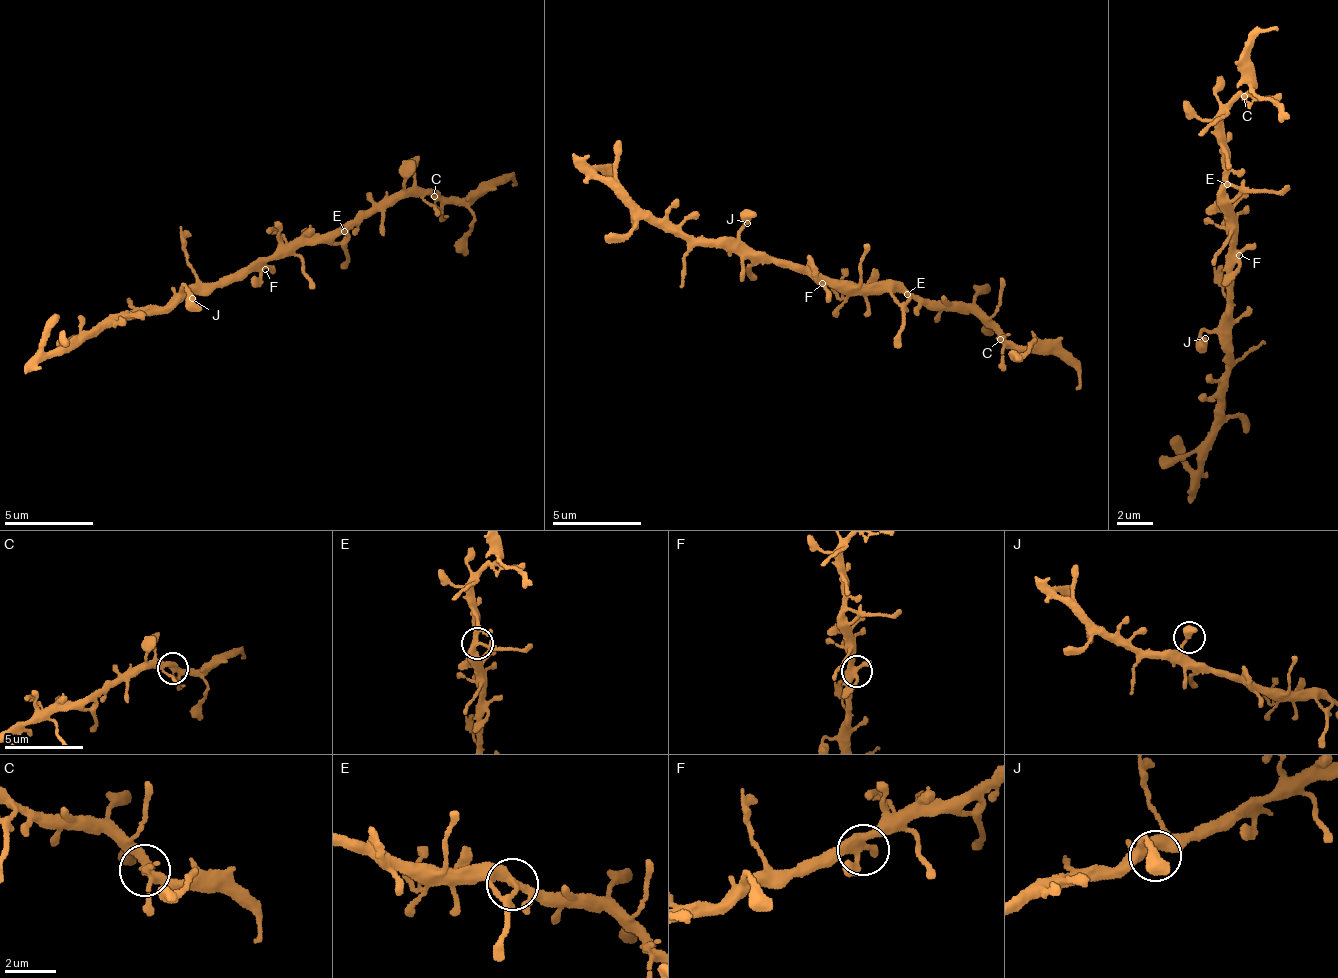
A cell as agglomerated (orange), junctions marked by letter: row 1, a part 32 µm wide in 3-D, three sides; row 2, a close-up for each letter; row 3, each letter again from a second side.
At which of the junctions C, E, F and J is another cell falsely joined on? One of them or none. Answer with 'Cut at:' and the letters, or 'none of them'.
Cut at: none of them

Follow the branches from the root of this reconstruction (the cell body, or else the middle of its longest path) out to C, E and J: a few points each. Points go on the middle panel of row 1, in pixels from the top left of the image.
C: (823, 283), (896, 285), (927, 300), (969, 306), (998, 340)
E: (823, 283), (892, 285), (907, 294)
J: (823, 283), (794, 273), (789, 267), (780, 268), (770, 260), (761, 261), (741, 238), (744, 221), (747, 223)

